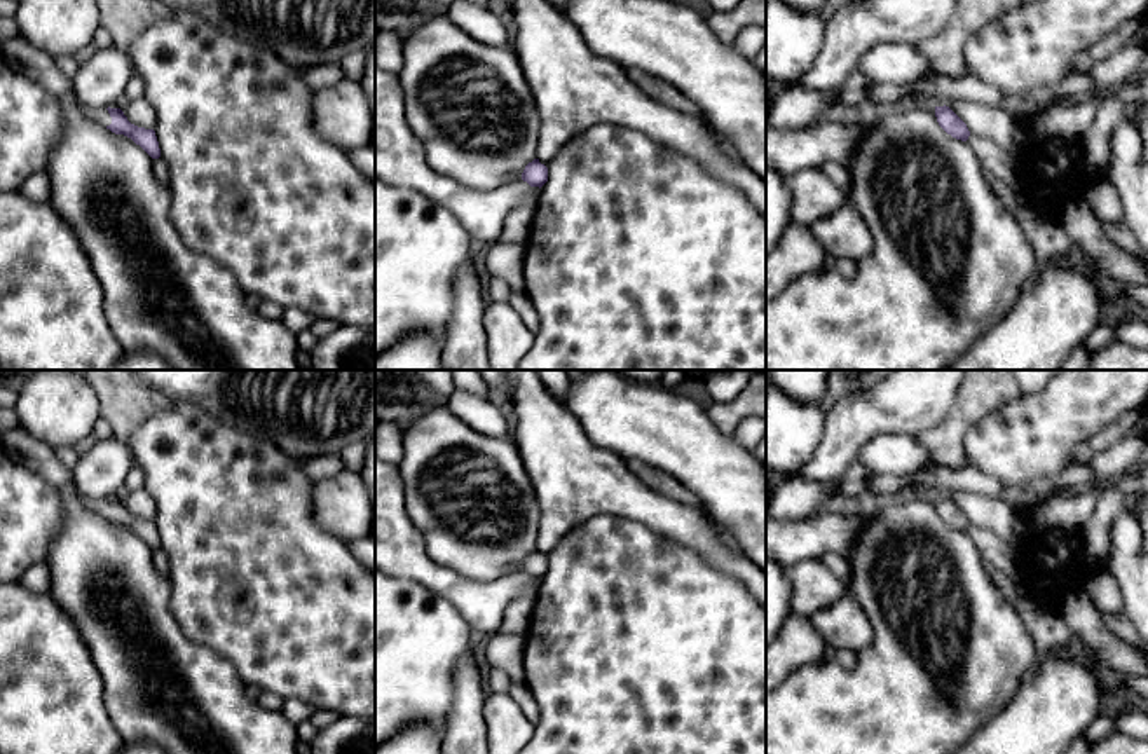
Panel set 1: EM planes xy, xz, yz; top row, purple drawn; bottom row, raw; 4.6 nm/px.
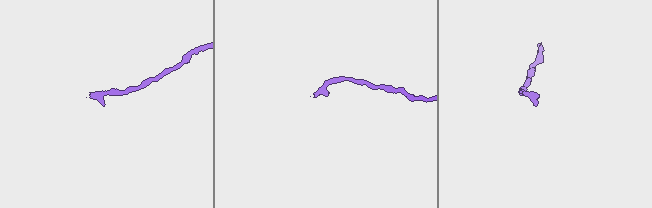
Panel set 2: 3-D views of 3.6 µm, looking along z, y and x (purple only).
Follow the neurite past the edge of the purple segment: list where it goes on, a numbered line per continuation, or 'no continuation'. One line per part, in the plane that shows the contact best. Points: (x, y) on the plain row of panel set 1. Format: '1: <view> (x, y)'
1: xy (102, 507)

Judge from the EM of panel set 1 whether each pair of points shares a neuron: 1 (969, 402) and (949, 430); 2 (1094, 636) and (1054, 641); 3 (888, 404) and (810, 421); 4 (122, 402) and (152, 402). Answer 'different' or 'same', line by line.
1: same
2: different
3: different
4: same

